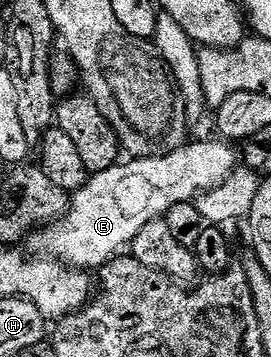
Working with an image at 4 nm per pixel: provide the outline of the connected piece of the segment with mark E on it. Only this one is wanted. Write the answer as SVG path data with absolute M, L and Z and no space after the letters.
M223 139L185 143L173 153L161 153L158 157L138 157L125 160L101 173L89 176L88 182L76 193L71 194L67 213L51 227L41 227L31 234L33 254L64 262L69 267L96 271L108 264L123 247L131 246L134 235L146 227L146 223L163 218L174 203L190 201L200 194L218 187L238 167L238 153Z

